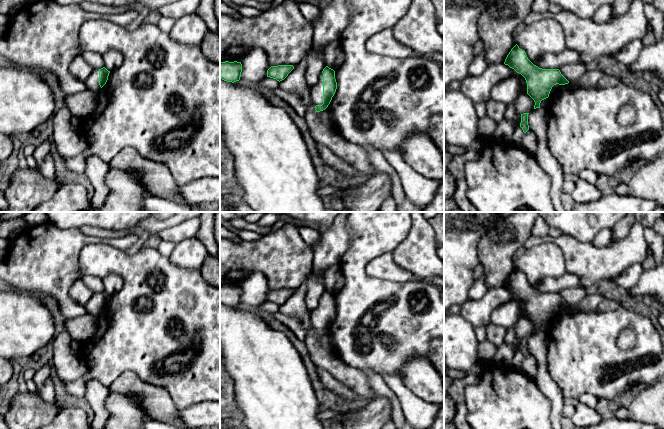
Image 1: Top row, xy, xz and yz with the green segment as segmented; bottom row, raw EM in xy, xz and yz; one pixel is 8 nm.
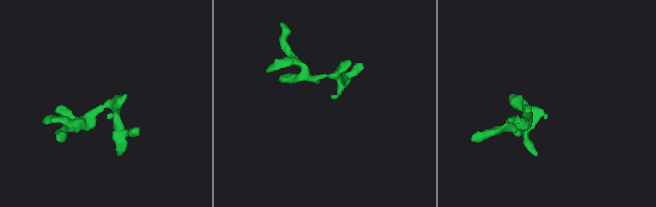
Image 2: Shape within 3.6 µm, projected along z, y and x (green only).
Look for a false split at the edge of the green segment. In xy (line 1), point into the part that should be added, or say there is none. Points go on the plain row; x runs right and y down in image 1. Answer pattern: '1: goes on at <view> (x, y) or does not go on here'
1: goes on at xy (92, 306)

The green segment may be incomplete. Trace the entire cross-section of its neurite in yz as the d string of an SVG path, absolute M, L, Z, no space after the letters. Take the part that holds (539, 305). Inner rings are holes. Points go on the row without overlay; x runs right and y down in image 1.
M517 268L507 279L504 288L525 302L527 318L535 326L534 333L540 332L541 325L548 322L561 309L570 307L559 293L542 293L534 289Z

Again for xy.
M105 291L93 294L84 306L86 312L93 315L95 318L98 318L101 312L106 308L109 297L110 295L108 295Z

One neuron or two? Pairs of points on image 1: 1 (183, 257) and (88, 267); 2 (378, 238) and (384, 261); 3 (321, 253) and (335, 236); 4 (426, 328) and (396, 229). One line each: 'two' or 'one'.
1: two
2: two
3: one
4: one

